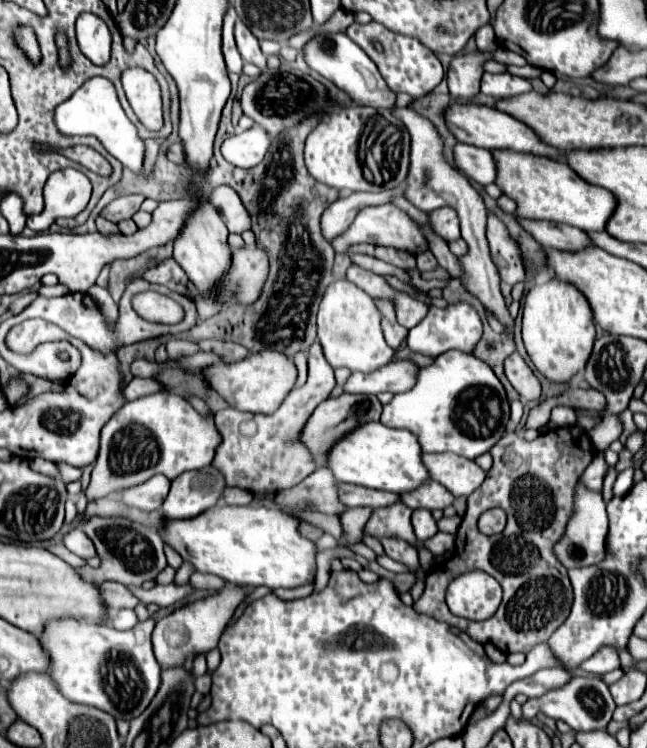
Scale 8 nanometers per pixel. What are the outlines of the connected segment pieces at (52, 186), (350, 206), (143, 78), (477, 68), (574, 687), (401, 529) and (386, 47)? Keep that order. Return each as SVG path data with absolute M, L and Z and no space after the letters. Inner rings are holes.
M63 168L49 176L45 190L45 210L27 218L31 230L49 230L59 216L77 216L91 196L91 182L75 168Z
M383 190L381 194L373 194L373 192L353 192L347 198L339 198L335 200L321 216L321 232L325 240L333 240L339 234L343 234L351 222L355 220L355 214L363 208L363 206L371 206L371 204L385 204L391 200L391 196L397 190Z
M133 68L123 72L121 82L139 122L147 130L159 130L163 126L163 112L161 112L161 90L157 80L147 70Z
M503 46L495 48L493 52L469 52L463 56L453 56L447 72L449 92L455 98L473 98L480 91L480 81L483 75L483 64L487 60L503 62L503 64L515 64L525 66L527 60Z
M573 676L569 684L565 684L563 688L551 690L541 698L531 698L527 700L523 706L523 718L525 720L533 720L537 716L537 712L545 712L547 716L553 716L555 720L565 720L575 732L593 732L593 730L605 730L613 710L615 710L615 702L611 700L609 688L605 682L601 682L597 676Z
M403 502L373 510L363 528L363 534L373 534L377 538L399 538L411 546L417 546L417 538L411 526L411 508L403 506Z
M379 22L351 24L347 28L347 36L377 64L383 80L387 82L387 86L391 86L391 90L395 90L395 94L405 92L413 98L421 98L421 96L429 94L445 76L441 62L437 60L437 56L431 50L427 50L427 46L423 46L417 38L407 38L403 34L395 34L395 32L387 30L385 26L379 26ZM371 40L379 40L383 44L383 52L377 52L371 46Z

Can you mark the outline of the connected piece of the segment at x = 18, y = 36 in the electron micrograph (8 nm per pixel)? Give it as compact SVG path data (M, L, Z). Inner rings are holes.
M19 28L17 32L15 32L15 42L17 42L17 46L27 54L27 56L31 56L31 58L27 58L29 62L33 62L33 64L37 64L39 60L41 60L41 50L39 50L39 44L37 44L37 36L33 34L33 30L31 28Z

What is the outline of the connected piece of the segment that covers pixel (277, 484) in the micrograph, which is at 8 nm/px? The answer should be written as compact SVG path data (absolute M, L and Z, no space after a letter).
M313 342L309 348L307 382L299 388L293 388L273 414L251 414L235 408L219 410L215 414L215 424L223 436L223 442L217 450L213 466L223 470L227 486L237 486L249 490L251 494L275 494L277 490L291 488L313 474L317 466L307 446L299 442L299 430L303 430L303 424L309 420L313 410L331 394L333 388L333 368L323 358L319 342Z

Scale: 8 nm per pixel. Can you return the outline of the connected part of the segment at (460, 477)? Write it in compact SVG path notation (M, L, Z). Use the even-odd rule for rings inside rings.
M451 452L421 454L421 460L427 466L429 476L443 484L453 496L469 496L483 484L485 472L473 460Z

